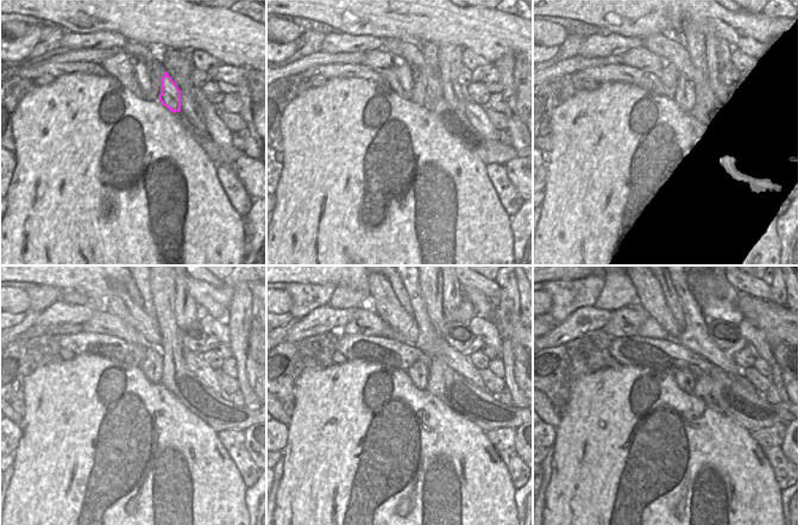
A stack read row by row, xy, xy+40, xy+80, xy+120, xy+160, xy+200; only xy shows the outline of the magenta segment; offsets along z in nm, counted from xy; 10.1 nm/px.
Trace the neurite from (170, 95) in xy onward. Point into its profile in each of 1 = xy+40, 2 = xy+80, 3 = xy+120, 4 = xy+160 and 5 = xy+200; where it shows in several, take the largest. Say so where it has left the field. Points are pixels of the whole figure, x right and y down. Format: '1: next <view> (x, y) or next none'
1: next xy+40 (410, 51)
2: next xy+80 (668, 47)
3: next xy+120 (120, 304)
4: next xy+160 (384, 301)
5: next xy+200 (649, 294)

